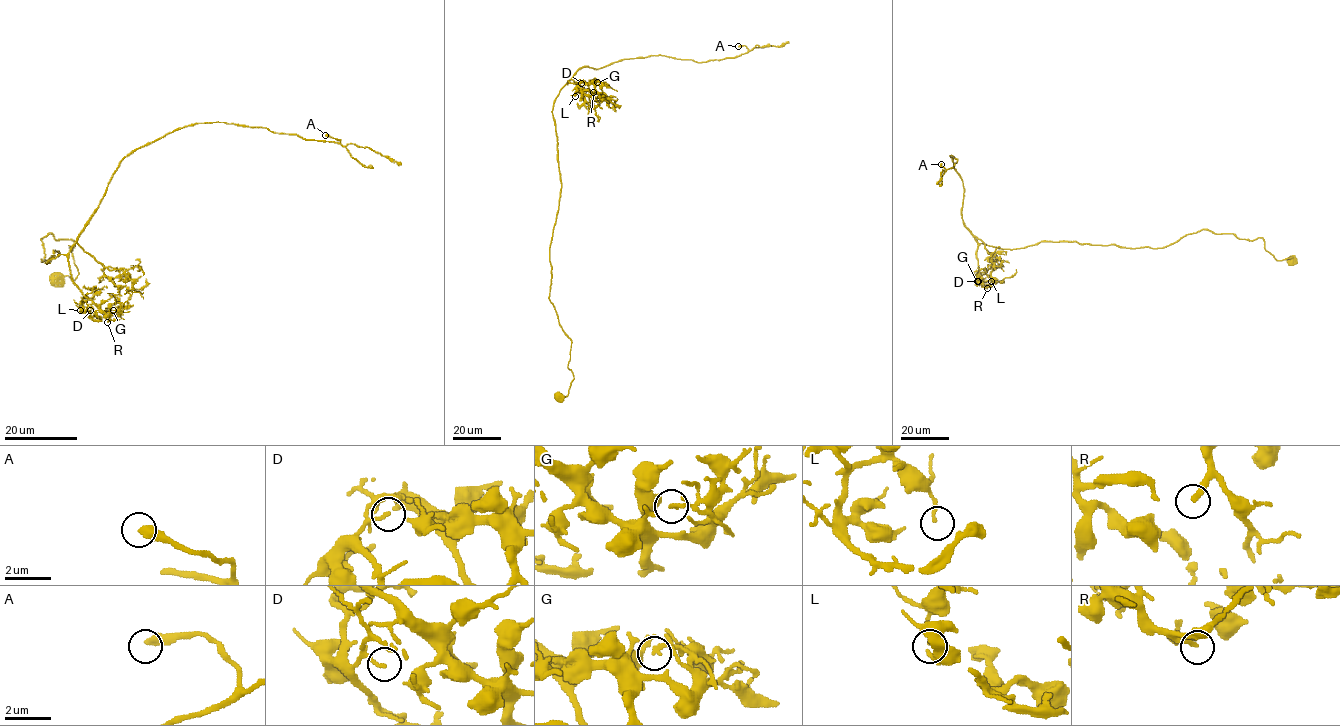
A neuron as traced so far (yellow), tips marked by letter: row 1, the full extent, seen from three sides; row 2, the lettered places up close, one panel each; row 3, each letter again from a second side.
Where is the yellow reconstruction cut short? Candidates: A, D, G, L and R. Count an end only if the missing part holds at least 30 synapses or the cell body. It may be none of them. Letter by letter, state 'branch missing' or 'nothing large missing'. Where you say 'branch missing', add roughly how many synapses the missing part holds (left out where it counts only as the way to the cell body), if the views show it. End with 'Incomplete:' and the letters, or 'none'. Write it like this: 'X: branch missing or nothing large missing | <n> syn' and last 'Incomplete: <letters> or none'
A: nothing large missing
D: nothing large missing
G: nothing large missing
L: nothing large missing
R: branch missing | 70 syn
Incomplete: R

